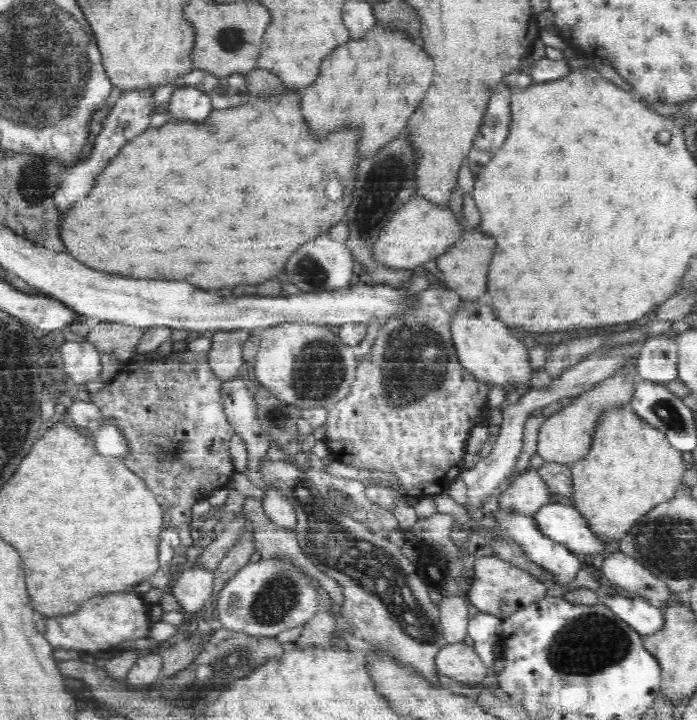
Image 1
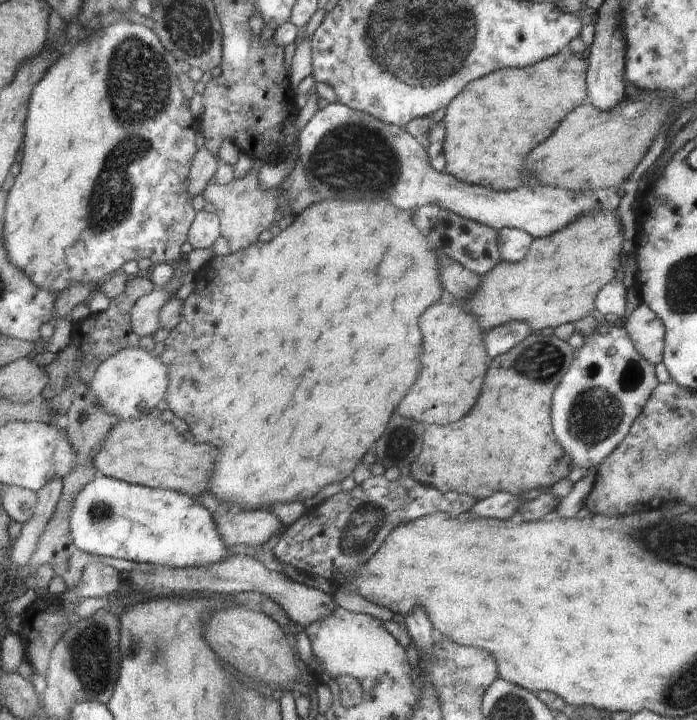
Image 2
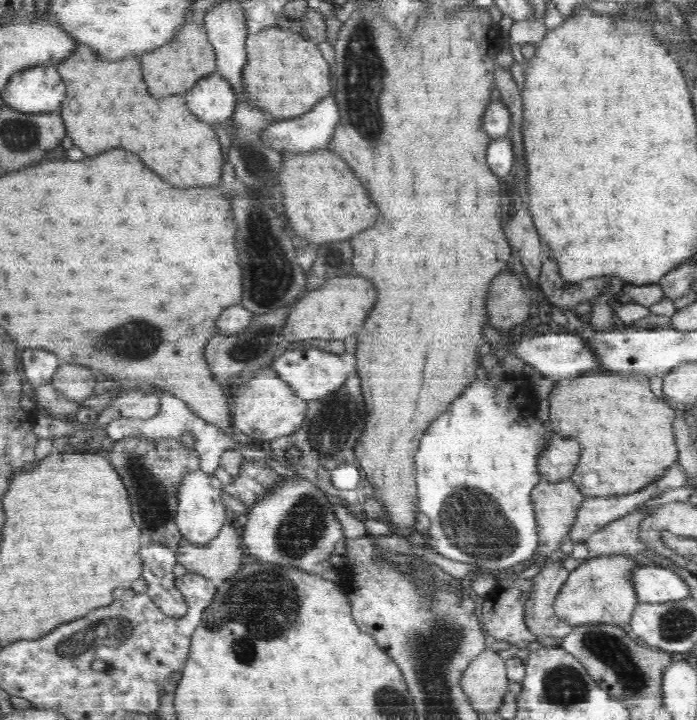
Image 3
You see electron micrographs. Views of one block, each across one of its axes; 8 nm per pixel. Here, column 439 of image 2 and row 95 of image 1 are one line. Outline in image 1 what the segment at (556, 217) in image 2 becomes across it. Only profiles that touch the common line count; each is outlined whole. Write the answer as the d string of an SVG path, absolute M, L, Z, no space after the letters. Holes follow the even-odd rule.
M178 87L169 98L168 114L178 120L203 121L214 110L210 97L195 87Z

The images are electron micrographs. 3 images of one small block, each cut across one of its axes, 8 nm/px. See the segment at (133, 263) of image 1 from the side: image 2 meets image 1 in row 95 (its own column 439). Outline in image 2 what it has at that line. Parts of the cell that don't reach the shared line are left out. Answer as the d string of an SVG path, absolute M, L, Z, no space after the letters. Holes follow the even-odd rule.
M336 198L320 199L316 204L295 215L293 223L277 236L273 236L269 242L257 241L252 246L228 256L214 256L208 264L204 264L200 270L195 271L195 289L188 298L183 300L180 322L165 339L165 348L160 355L160 360L170 370L170 386L169 391L166 392L168 406L176 416L180 416L190 426L192 436L189 437L198 442L210 442L210 440L216 440L216 434L220 432L218 440L220 440L222 454L218 456L218 464L214 464L214 476L210 476L209 482L209 492L214 494L218 502L230 503L232 510L246 511L261 507L267 509L271 504L276 503L303 502L307 498L314 497L314 494L320 492L324 486L342 482L356 468L356 464L362 460L366 450L376 442L376 438L382 436L390 416L394 414L396 406L402 402L402 398L414 384L420 370L422 336L416 324L418 316L428 306L440 302L440 296L442 296L439 254L430 245L428 238L422 236L421 230L416 230L413 216L414 209L406 209L404 212L396 210L388 200L362 202L362 200L336 200ZM202 420L208 422L208 432L202 430L204 434L200 434Z

